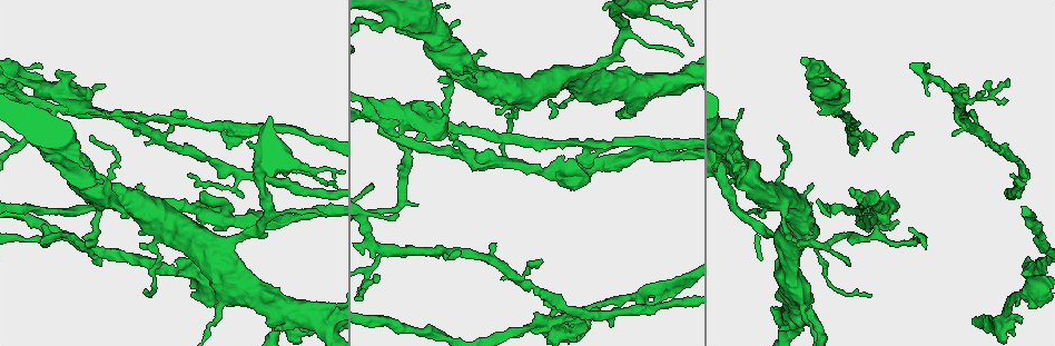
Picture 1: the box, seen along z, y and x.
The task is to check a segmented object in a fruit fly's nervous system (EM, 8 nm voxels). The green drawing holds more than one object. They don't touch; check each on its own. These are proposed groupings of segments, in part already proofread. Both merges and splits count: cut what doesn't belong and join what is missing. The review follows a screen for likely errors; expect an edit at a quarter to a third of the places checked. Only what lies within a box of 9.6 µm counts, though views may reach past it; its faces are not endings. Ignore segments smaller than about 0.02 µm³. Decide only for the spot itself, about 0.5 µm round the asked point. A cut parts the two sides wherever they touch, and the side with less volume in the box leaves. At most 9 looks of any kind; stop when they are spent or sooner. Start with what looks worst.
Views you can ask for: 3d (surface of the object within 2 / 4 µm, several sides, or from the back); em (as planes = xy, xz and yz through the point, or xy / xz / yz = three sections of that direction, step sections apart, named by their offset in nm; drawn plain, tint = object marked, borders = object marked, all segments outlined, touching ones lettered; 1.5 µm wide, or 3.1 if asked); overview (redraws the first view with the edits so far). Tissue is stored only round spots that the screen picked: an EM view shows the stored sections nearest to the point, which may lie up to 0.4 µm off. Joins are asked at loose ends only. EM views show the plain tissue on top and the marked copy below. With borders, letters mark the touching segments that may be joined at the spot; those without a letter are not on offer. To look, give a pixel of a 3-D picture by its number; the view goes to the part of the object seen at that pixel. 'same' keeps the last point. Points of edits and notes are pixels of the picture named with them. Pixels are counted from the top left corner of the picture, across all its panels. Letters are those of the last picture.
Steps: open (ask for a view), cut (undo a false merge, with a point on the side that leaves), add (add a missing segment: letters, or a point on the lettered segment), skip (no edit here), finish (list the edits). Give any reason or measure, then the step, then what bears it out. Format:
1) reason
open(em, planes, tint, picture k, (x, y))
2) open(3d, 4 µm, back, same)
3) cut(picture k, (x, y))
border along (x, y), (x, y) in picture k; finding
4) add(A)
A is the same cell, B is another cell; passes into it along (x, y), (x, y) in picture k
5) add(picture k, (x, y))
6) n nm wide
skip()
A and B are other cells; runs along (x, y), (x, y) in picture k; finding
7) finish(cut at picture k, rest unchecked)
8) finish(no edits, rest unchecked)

branch point
open(3d, 4 µm, picture 1, (1006, 320))

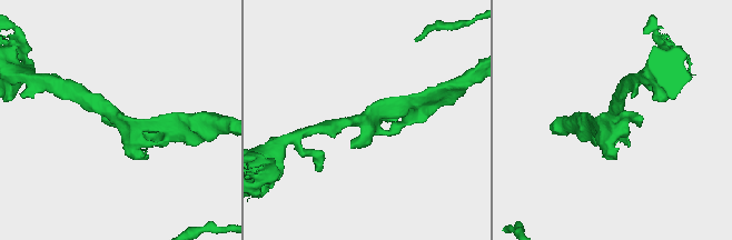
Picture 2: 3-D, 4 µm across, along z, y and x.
open(em, xz, step 8, borders, picture 2, (370, 116))

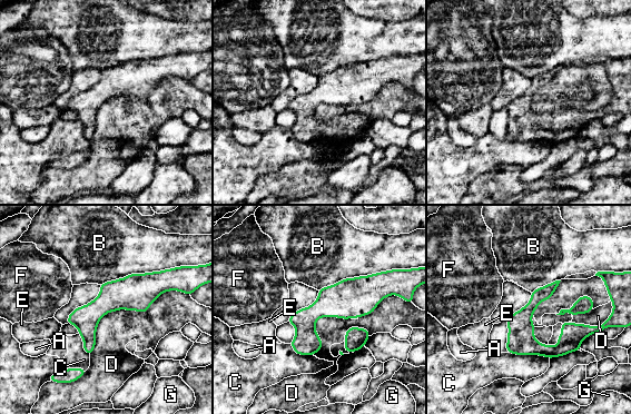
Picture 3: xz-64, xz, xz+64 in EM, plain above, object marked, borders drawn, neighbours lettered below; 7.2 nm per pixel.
skip()
A, B, C, D, E, F and G are other cells; runs along (577, 328), (556, 350), (509, 347) in picture 3; one neuron here

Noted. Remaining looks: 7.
an open end
open(3d, 4 µm, picture 1, (898, 224))

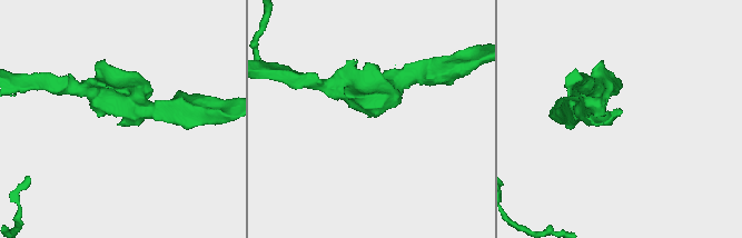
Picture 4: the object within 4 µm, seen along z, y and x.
open(em, planes, tint, picture 4, (620, 114))

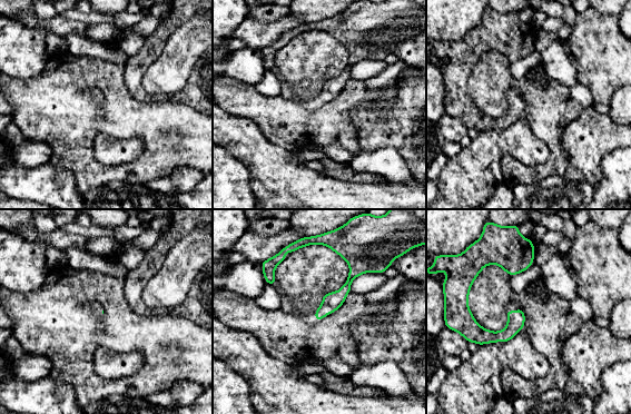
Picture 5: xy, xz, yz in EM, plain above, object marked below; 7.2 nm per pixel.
open(em, planes, borders, same)

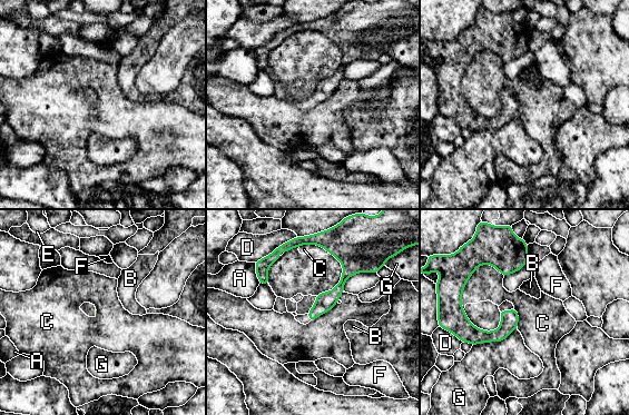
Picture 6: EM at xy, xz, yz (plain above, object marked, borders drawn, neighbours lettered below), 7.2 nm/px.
skip()
A, B, C, D, E, F and G are other cells; border along (494, 266), (469, 278), (463, 309) in picture 6; no lettered segment goes on from it

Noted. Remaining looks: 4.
branch stops here
open(3d, 2 µm, picture 1, (231, 147))

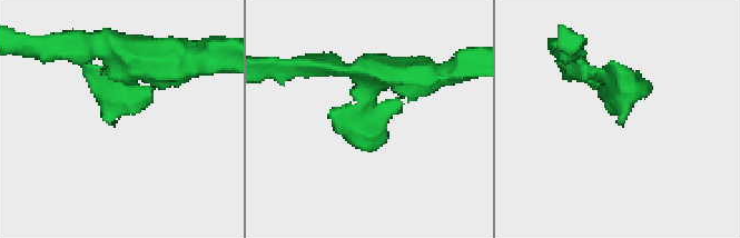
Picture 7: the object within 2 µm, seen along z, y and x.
open(em, planes, borders, picture 7, (109, 123))

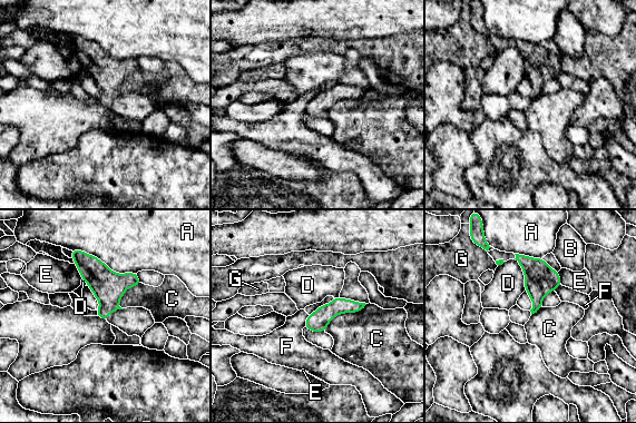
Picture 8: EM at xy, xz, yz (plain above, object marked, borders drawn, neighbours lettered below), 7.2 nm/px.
skip()
A, B, C, D, E, F and G are other cells; runs along (361, 305), (336, 306), (309, 325) in picture 8; no lettered segment goes on from it

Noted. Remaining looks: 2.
finish(no edits, rest unchecked)

